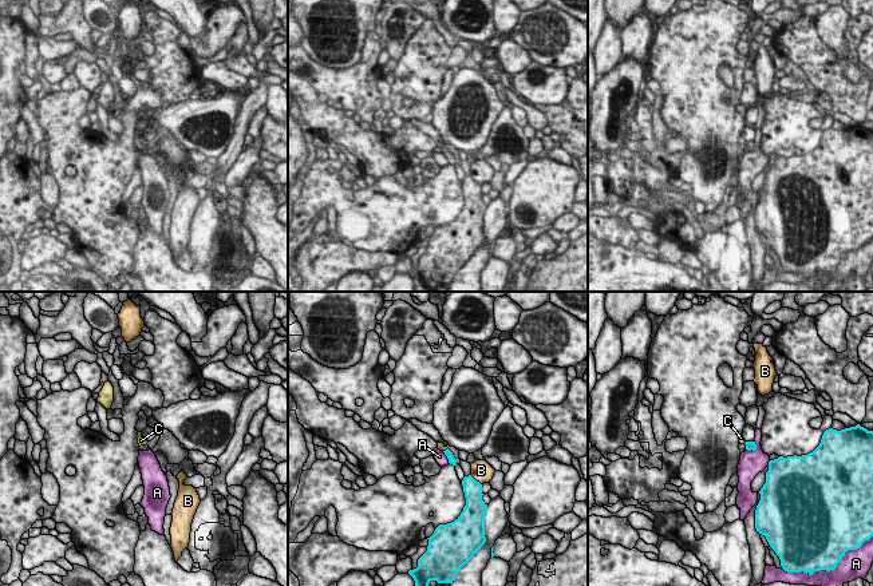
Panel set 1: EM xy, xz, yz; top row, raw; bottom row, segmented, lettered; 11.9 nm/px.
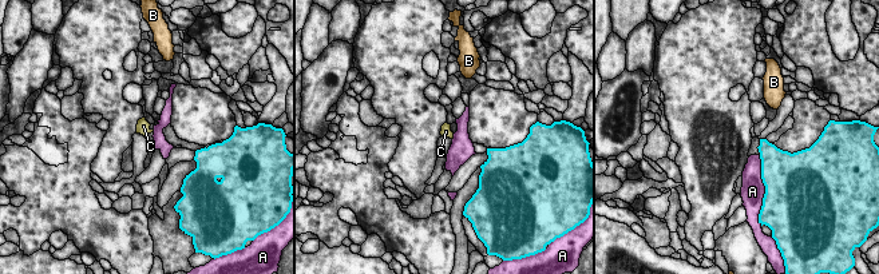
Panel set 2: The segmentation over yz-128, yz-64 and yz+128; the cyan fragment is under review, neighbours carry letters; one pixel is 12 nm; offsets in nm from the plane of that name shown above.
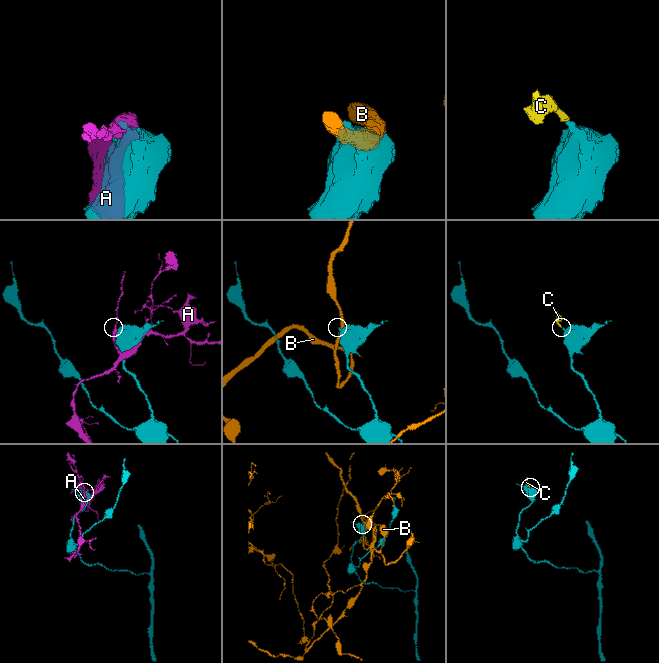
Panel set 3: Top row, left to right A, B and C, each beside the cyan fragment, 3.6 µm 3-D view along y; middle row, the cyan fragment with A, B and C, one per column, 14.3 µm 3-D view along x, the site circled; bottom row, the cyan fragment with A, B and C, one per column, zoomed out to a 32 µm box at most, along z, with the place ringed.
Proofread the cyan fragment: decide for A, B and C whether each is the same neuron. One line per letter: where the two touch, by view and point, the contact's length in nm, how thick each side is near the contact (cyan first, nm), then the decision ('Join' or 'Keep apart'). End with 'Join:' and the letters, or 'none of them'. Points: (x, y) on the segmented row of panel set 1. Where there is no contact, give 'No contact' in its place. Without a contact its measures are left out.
A: Touches cyan at yz (829, 570). Shared border 1150 nm. Thickness 480 nm (cyan) against 280 nm. Keep apart
B: Touches cyan at xz (474, 479). Shared border 190 nm. Thickness 220 nm (cyan) against 240 nm. Keep apart
C: Touches cyan at xz (446, 450). Shared border 80 nm. Thickness 90 nm (cyan) against 90 nm. Join
Join: C.

